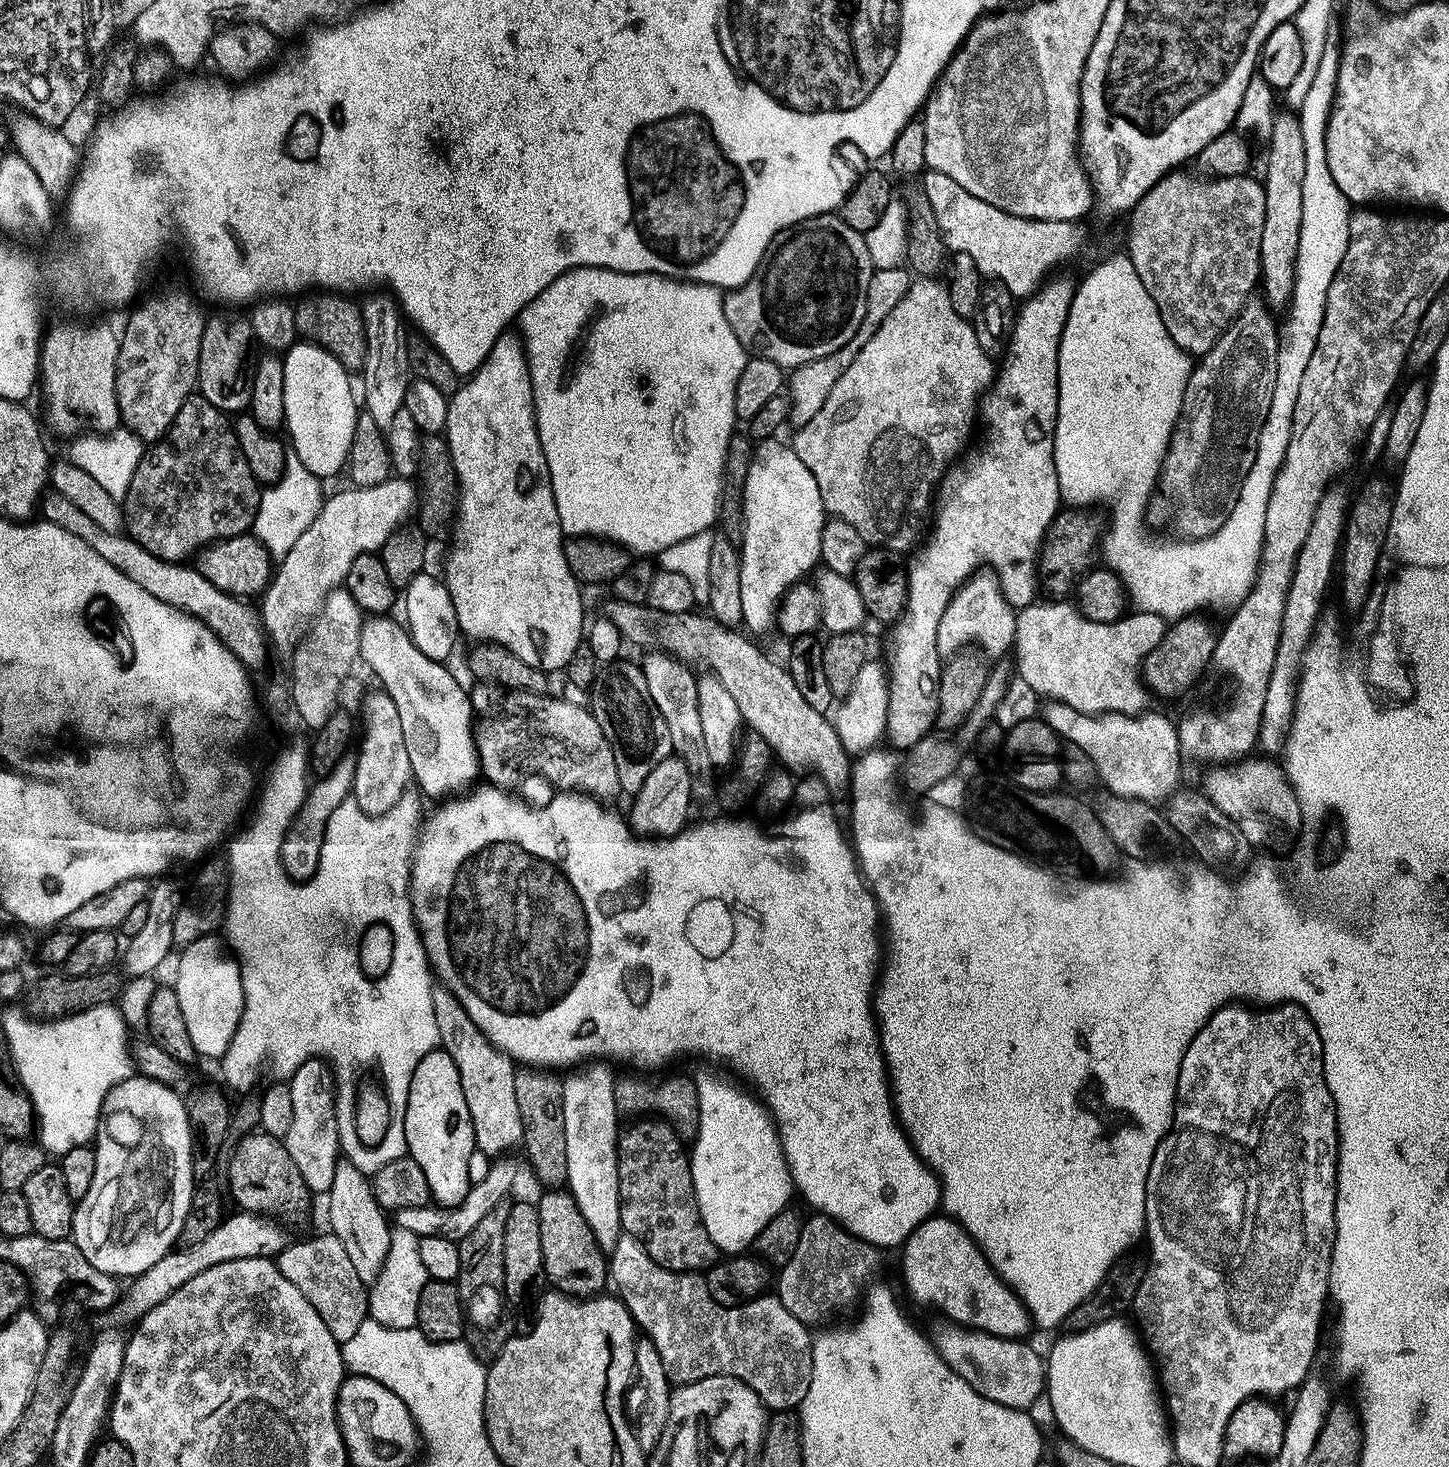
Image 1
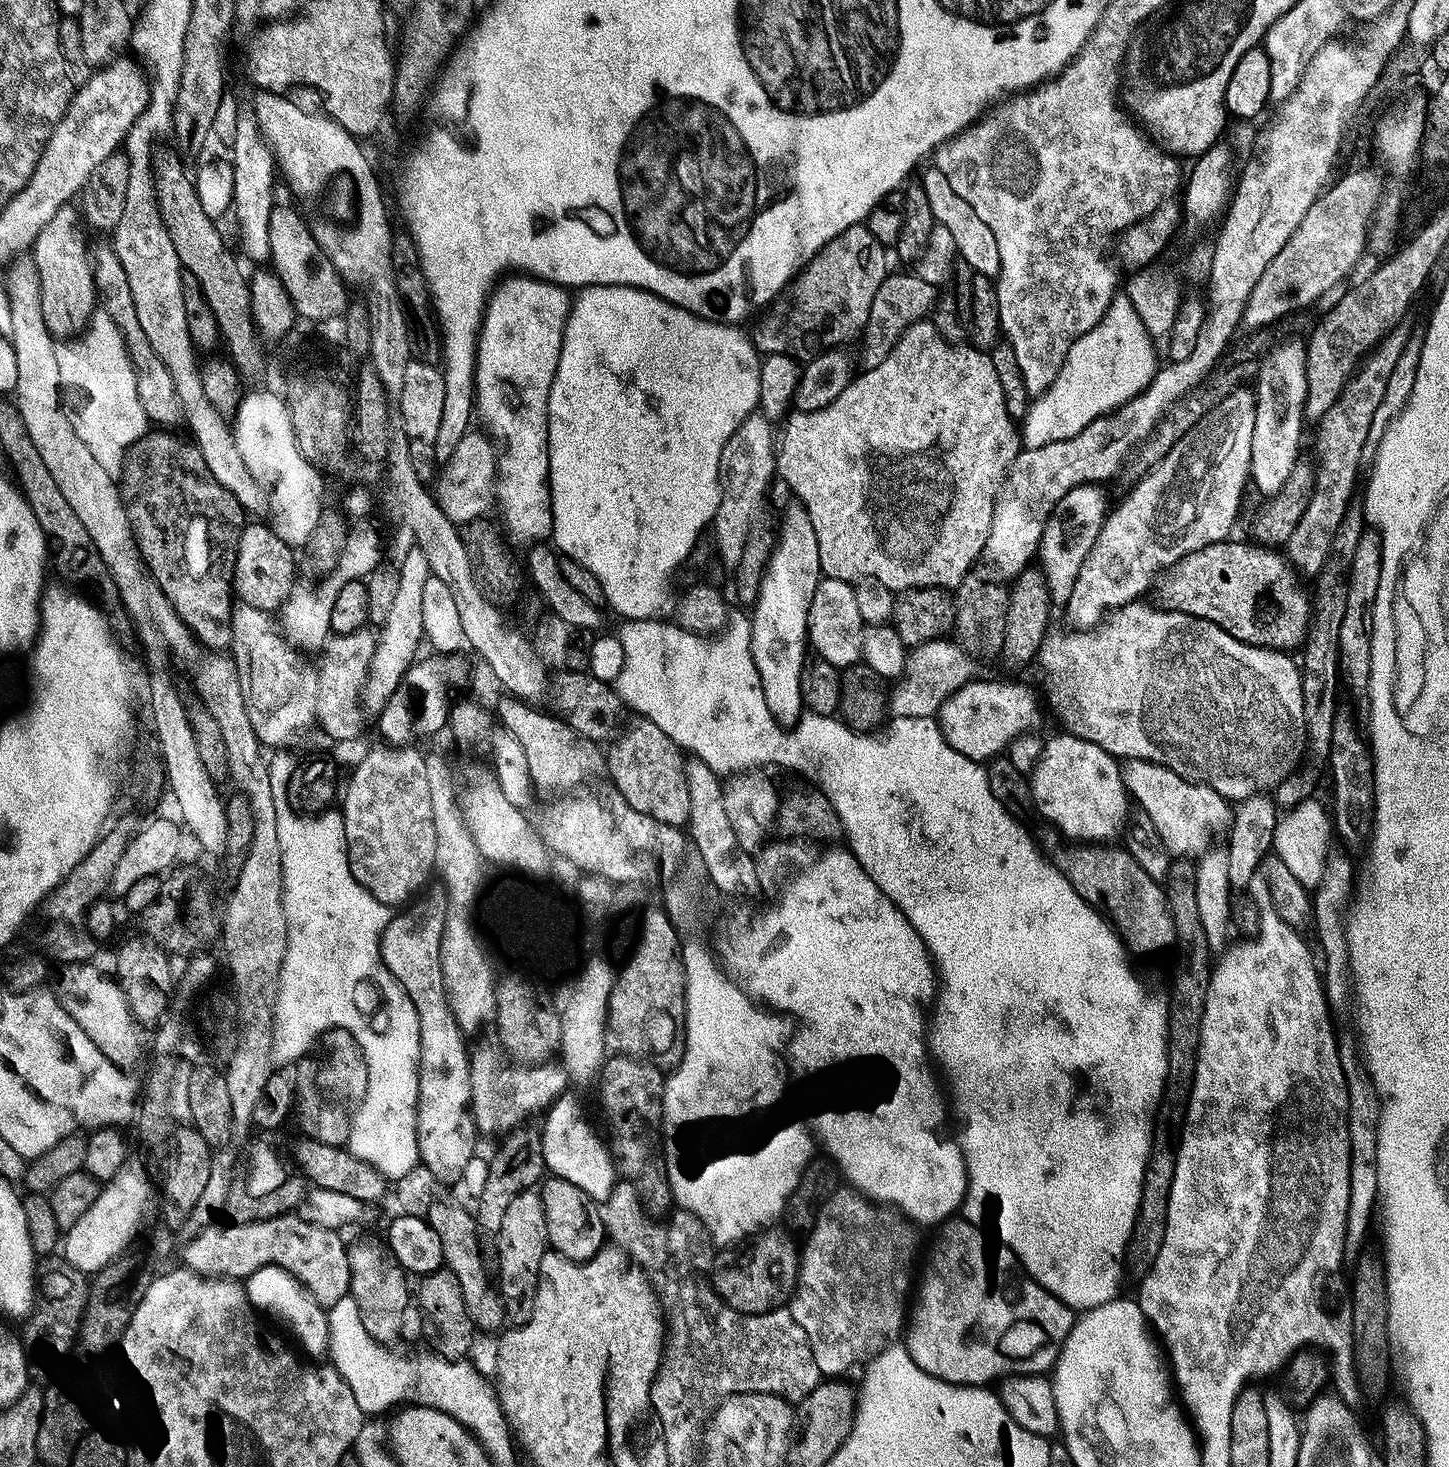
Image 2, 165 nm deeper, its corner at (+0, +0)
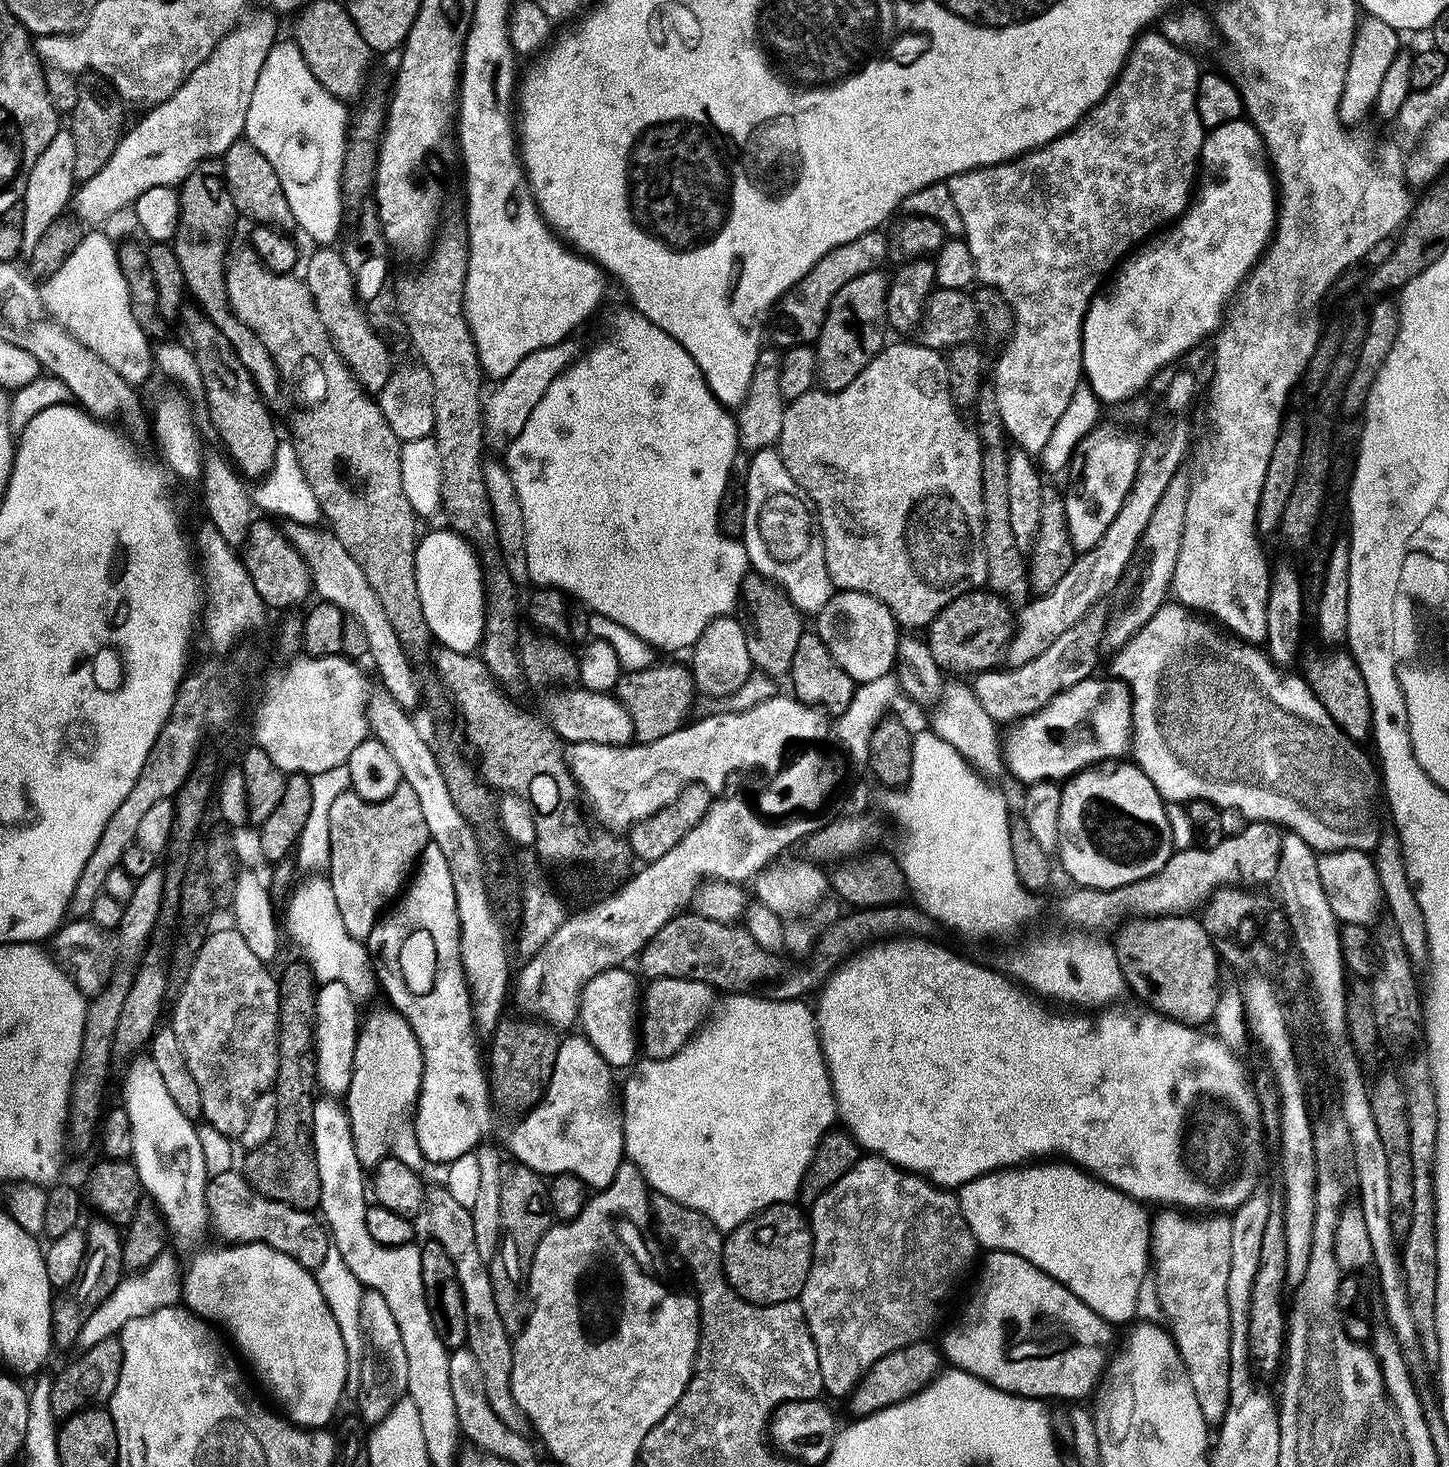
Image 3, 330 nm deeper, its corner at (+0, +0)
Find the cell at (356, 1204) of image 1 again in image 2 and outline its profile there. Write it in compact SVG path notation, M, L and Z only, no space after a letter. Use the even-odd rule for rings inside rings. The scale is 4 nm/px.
M368 1240L354 1243L348 1250L350 1262L350 1286L348 1291L358 1302L358 1310L362 1314L362 1322L377 1340L387 1341L387 1336L400 1336L403 1308L410 1304L410 1292L404 1289L400 1281L402 1269L383 1247L371 1244Z

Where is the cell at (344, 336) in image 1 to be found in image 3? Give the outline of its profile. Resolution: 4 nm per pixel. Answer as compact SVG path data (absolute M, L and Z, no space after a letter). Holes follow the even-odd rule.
M241 138L226 150L222 157L224 166L224 181L228 184L230 198L234 202L237 213L241 217L249 216L256 224L268 224L272 228L288 230L293 227L290 202L286 202L286 190L282 190L282 182L278 174L274 174L274 166L258 146L254 146L248 139Z

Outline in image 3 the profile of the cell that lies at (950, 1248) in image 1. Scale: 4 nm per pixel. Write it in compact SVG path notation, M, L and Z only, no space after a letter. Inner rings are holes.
M992 1250L985 1256L988 1257L986 1257L984 1261L982 1261L983 1259L979 1261L979 1264L981 1263L980 1277L976 1280L976 1289L973 1290L972 1297L965 1302L964 1309L961 1310L960 1317L953 1322L952 1328L946 1329L944 1337L938 1340L938 1347L943 1359L947 1361L951 1367L960 1368L966 1374L976 1376L980 1380L985 1380L990 1386L994 1386L1003 1392L1010 1392L1014 1396L1027 1396L1039 1401L1043 1401L1045 1399L1044 1396L1053 1396L1056 1400L1072 1400L1068 1402L1083 1401L1080 1400L1083 1396L1091 1397L1110 1359L1109 1349L1113 1347L1113 1325L1103 1320L1094 1310L1090 1310L1090 1306L1086 1306L1086 1302L1082 1302L1082 1298L1078 1298L1074 1294L1074 1290L1070 1290L1065 1284L1058 1282L1050 1274L1038 1270L1038 1266L1034 1266L1034 1262L1026 1262L1026 1258L1022 1258L1013 1252L998 1252Z

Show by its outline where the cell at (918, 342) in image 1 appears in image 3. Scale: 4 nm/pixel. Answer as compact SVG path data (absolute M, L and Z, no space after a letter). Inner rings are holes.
M913 342L913 344L892 344L889 343L877 356L870 362L870 366L866 366L866 370L862 370L862 374L858 374L858 378L854 378L854 382L850 382L850 386L846 386L846 390L841 392L825 392L823 390L813 390L802 394L802 398L791 401L785 407L782 414L782 434L778 441L778 451L782 462L786 466L786 470L790 470L790 478L794 478L794 482L798 482L798 486L802 486L802 490L806 490L806 494L816 505L816 512L820 516L820 529L822 530L822 538L824 539L824 549L826 550L826 570L832 579L833 589L843 590L845 592L861 592L862 594L870 594L874 598L878 598L892 611L892 617L895 618L897 625L904 630L916 630L912 628L927 629L932 619L939 614L944 607L950 602L954 602L954 598L958 598L967 592L975 592L983 589L988 582L988 571L986 570L986 554L984 553L984 543L982 542L982 530L984 529L984 515L982 514L982 449L980 448L980 434L975 427L967 428L960 421L961 413L956 407L955 401L948 389L948 365L945 357L941 355L935 348L927 348L925 344Z

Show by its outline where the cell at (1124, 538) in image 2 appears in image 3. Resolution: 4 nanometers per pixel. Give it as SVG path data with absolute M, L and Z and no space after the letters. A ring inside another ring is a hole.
M1089 614L1083 620L1078 621L1070 630L1066 630L1066 634L1062 634L1062 638L1057 638L1054 642L1050 642L1050 646L1046 650L1042 650L1042 654L1038 654L1038 658L1030 658L1030 662L1026 662L1017 668L1008 668L1001 670L989 670L981 672L975 677L974 691L980 705L986 710L986 714L990 714L992 719L997 722L1015 722L1041 708L1050 698L1054 698L1058 693L1064 692L1070 686L1074 686L1078 682L1089 679L1093 675L1092 672L1092 655L1096 652L1096 643L1099 645L1102 640L1102 633L1105 630L1105 621L1100 621L1095 614Z

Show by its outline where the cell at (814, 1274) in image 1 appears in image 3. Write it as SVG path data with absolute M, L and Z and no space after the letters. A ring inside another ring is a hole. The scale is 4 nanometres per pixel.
M871 1154L861 1155L850 1171L842 1174L842 1178L838 1178L838 1182L834 1182L834 1186L826 1190L826 1194L811 1201L810 1223L812 1225L812 1265L810 1274L806 1278L806 1286L802 1286L798 1299L818 1354L818 1370L822 1370L824 1392L827 1395L844 1398L860 1383L866 1370L870 1370L870 1366L878 1362L878 1358L899 1348L905 1348L908 1344L923 1341L927 1337L924 1335L931 1330L932 1323L940 1312L940 1303L948 1296L948 1287L971 1266L972 1259L974 1259L973 1264L977 1259L978 1245L970 1226L966 1226L966 1218L960 1209L960 1198L955 1191L938 1188L924 1177L915 1176L914 1173L904 1171L897 1164Z

